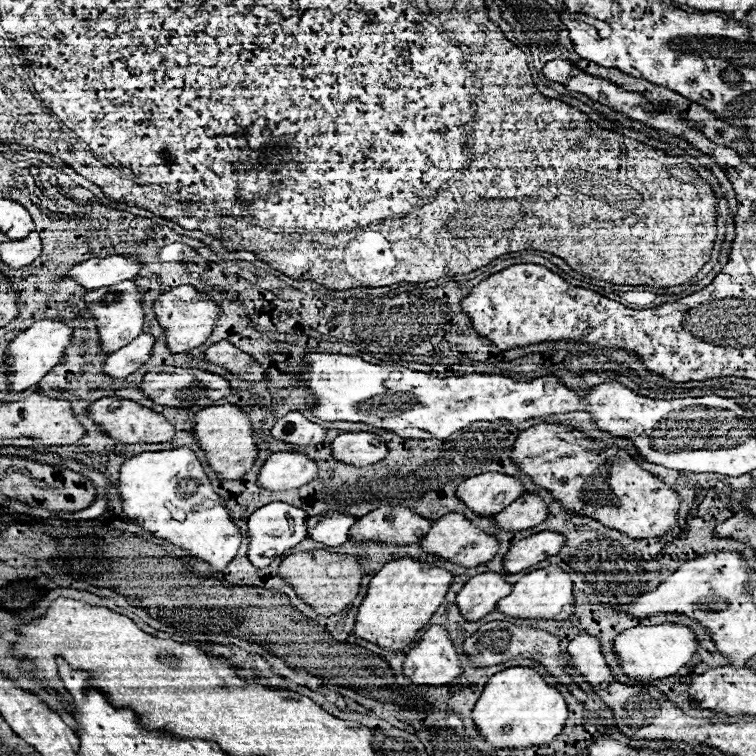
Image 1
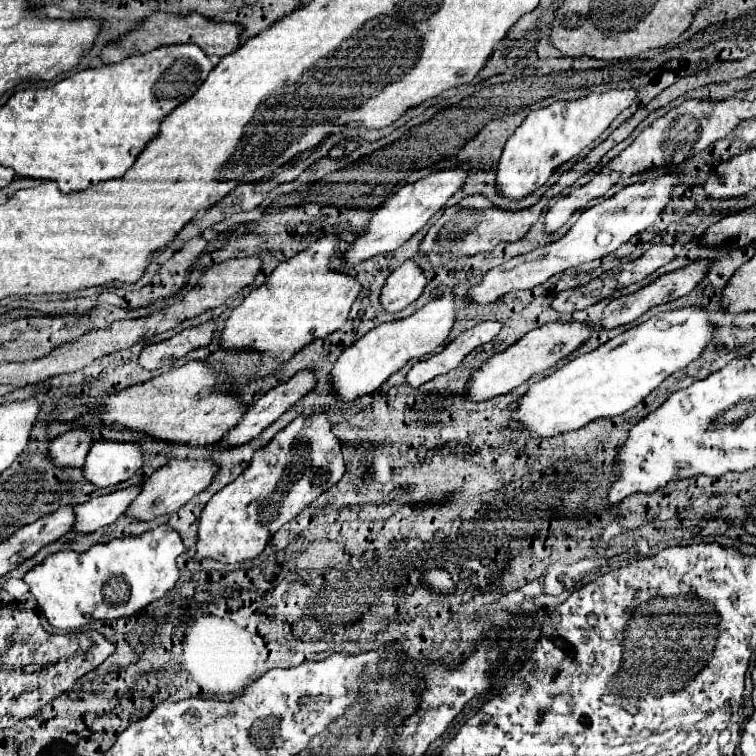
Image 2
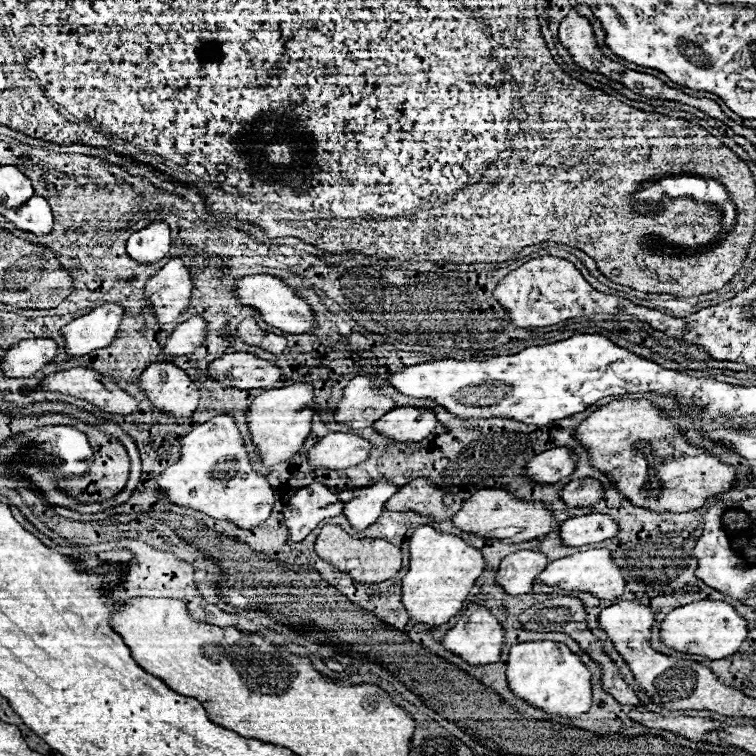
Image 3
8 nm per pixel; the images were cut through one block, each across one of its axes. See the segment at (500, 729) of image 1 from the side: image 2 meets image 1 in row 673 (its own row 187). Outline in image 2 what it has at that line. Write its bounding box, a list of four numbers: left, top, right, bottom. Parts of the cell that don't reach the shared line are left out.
[496,88,640,198]

